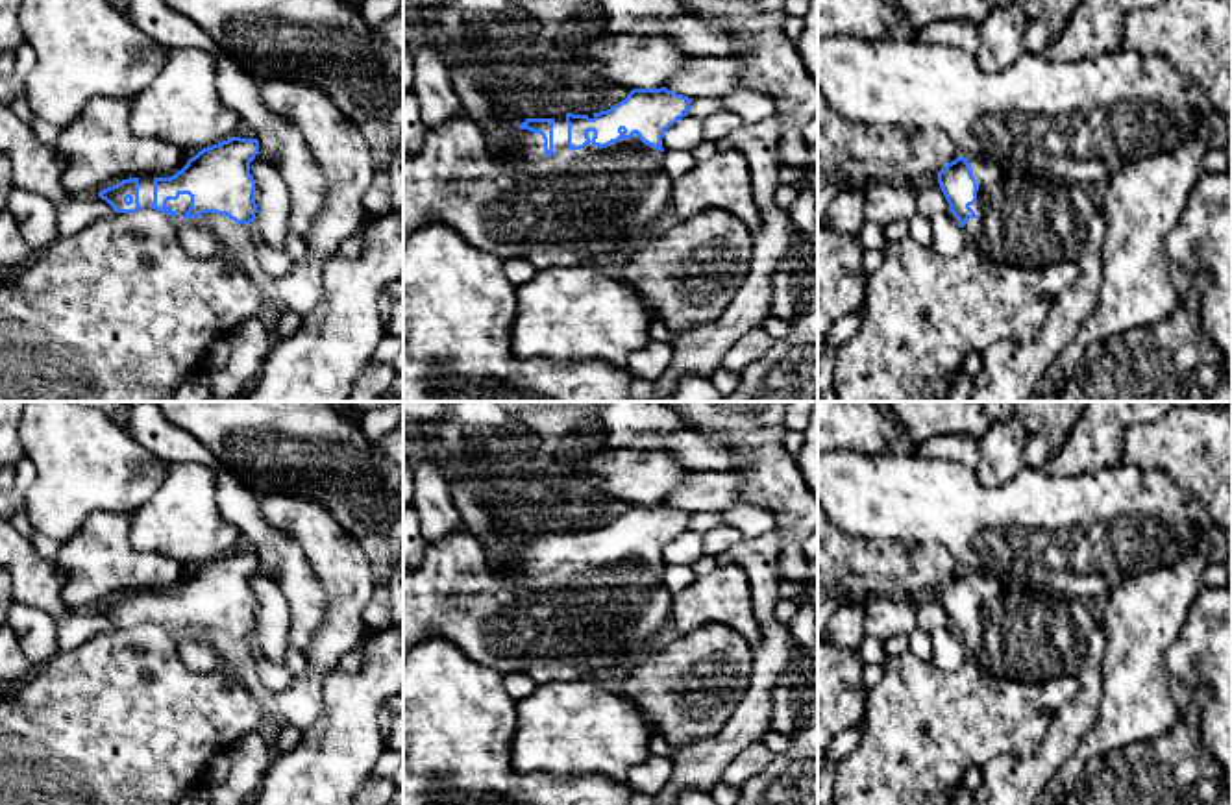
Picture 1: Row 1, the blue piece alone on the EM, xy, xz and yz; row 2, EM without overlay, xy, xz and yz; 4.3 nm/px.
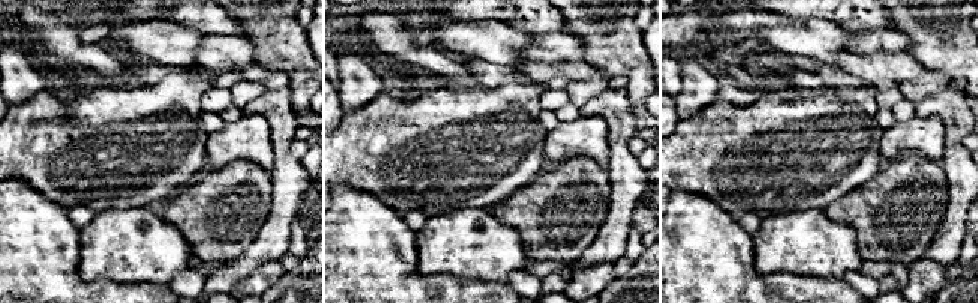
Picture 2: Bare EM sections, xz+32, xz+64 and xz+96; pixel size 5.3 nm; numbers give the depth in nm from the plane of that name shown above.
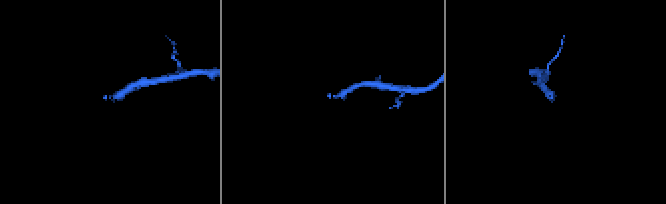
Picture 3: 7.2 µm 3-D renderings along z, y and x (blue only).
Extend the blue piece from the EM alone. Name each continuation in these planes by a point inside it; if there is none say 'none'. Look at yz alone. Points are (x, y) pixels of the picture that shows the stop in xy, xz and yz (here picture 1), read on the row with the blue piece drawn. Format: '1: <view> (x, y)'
1: yz (1025, 219)

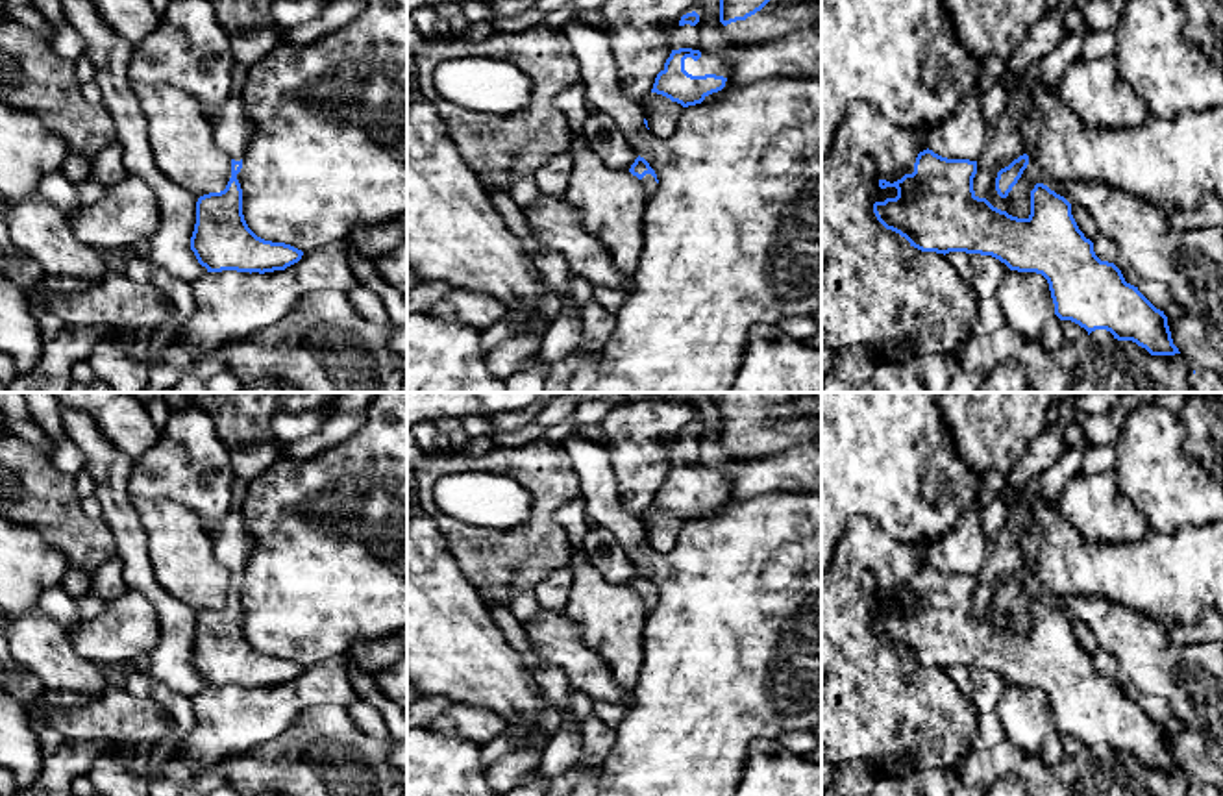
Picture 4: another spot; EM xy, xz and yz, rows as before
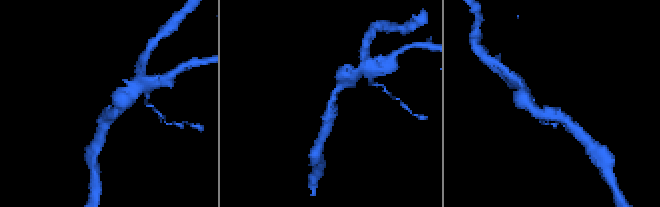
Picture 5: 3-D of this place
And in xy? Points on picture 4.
1: xy (232, 130)

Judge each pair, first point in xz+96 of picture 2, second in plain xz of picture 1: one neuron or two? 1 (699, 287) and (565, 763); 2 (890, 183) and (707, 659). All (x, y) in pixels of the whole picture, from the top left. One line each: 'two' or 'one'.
1: two
2: one

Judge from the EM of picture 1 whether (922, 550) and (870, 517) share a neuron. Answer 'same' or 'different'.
different

